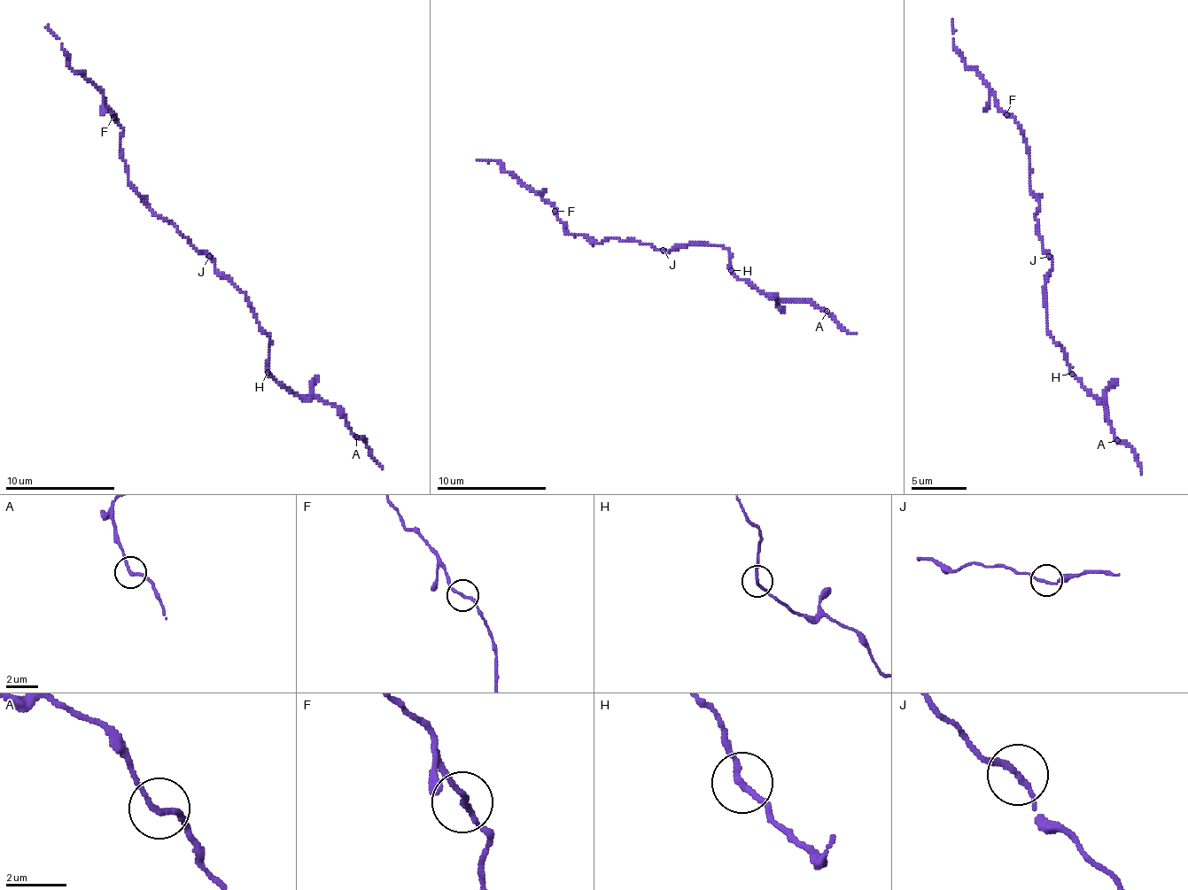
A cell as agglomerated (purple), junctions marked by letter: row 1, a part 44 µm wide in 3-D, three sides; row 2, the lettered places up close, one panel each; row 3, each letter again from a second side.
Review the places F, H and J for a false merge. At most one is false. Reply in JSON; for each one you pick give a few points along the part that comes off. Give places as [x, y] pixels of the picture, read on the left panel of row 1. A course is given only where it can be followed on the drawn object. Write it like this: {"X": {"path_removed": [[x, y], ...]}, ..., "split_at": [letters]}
{"split_at": []}

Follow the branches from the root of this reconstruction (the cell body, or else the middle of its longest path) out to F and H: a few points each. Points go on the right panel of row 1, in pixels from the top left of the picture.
F: (1049, 256), (1043, 248), (1038, 222), (1035, 220), (1039, 197), (1030, 189), (1029, 147), (1021, 125), (1006, 114)
H: (1049, 256), (1052, 267), (1045, 284), (1047, 334), (1061, 348), (1073, 373)

